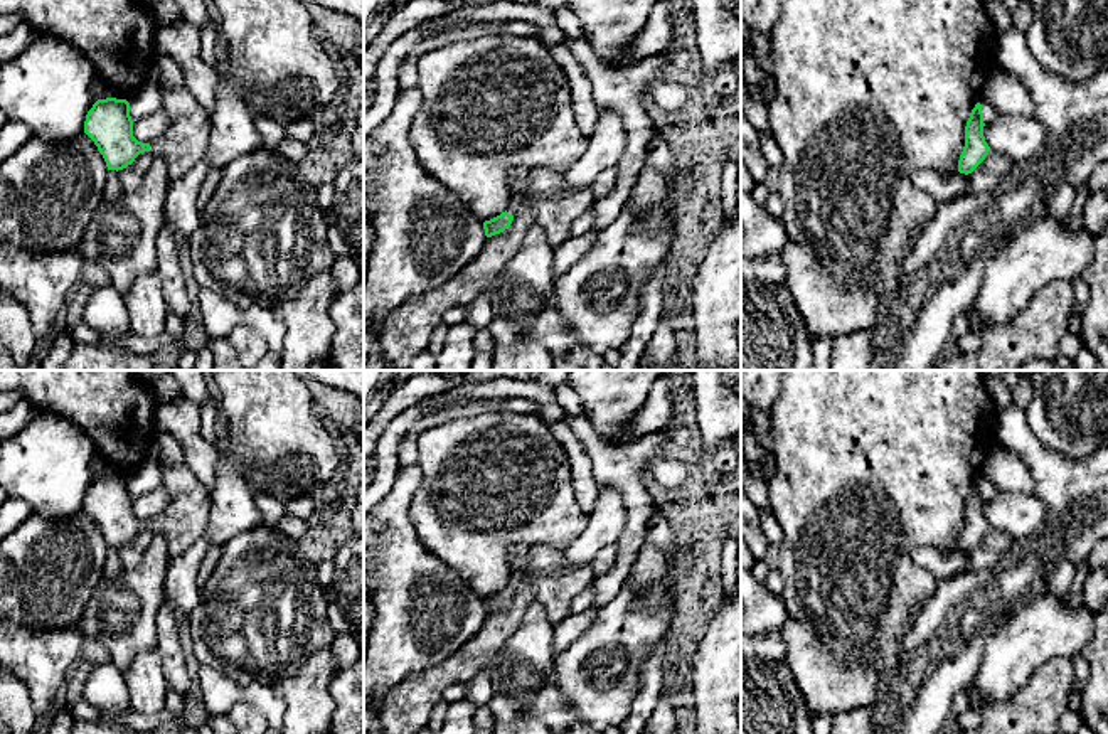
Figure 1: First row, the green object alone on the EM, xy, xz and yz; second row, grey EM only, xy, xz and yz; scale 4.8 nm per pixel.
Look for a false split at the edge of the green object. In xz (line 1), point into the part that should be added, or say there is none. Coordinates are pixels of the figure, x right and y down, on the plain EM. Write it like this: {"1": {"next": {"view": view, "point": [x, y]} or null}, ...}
{"1": {"next": {"view": "xz", "point": [556, 583]}}}

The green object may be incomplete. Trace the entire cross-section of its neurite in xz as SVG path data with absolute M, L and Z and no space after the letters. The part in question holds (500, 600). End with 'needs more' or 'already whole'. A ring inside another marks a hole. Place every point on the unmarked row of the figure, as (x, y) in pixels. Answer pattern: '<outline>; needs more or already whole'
M532 545L529 562L510 572L507 588L483 599L485 613L503 609L525 584L532 584L535 601L546 608L552 625L557 625L571 614L571 601L589 588L593 579L591 566L567 566L561 550Z; needs more

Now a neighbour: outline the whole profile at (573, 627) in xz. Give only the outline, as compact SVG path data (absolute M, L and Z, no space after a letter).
M588 608L583 613L569 614L564 621L554 625L552 657L562 653L574 640L588 631L598 618L598 608Z

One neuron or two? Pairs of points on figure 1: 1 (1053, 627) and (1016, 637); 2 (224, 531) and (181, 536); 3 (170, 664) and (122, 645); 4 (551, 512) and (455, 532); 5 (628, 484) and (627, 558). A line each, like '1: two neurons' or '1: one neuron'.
1: one neuron
2: two neurons
3: two neurons
4: one neuron
5: one neuron

